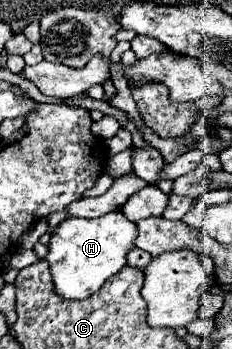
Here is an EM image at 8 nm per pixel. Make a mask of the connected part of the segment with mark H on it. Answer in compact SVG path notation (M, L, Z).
M120 211L106 213L98 219L64 219L48 241L46 261L54 283L52 291L68 301L88 299L104 285L106 279L110 279L122 269L122 265L126 265L126 251L134 247L134 237L136 225L126 221Z

